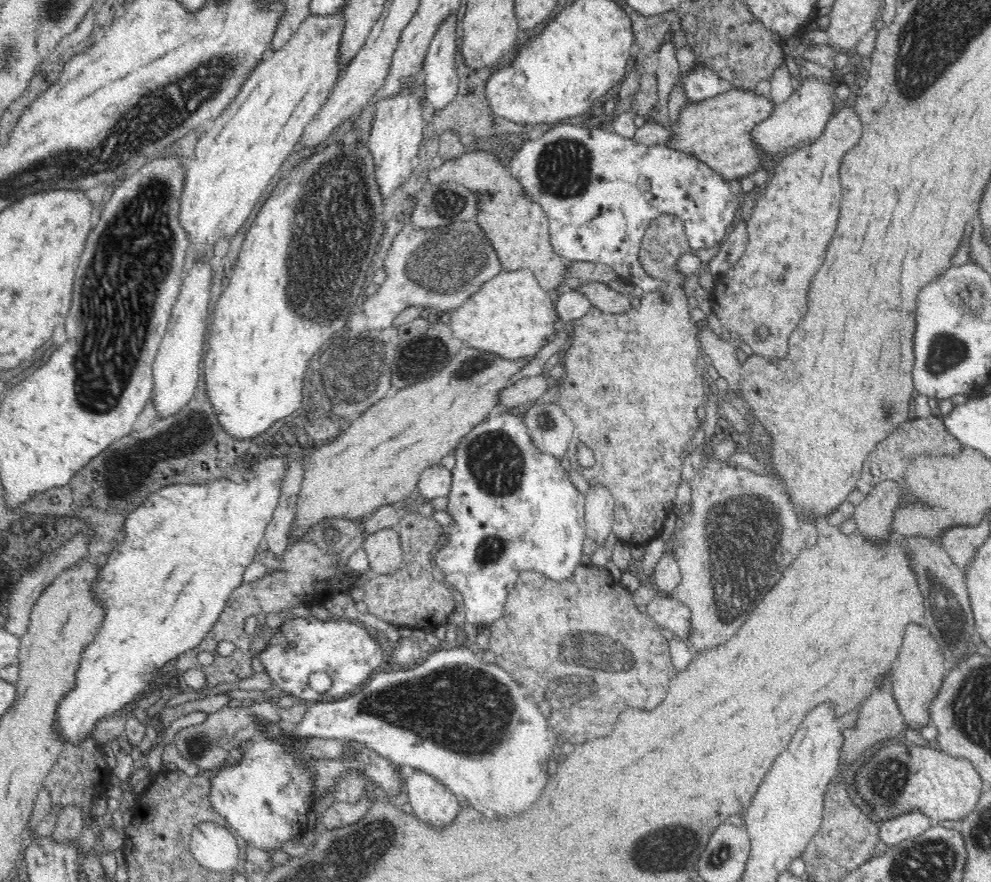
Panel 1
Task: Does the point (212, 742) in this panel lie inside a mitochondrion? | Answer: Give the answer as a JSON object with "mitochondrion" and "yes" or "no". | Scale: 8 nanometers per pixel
{"mitochondrion":"yes"}

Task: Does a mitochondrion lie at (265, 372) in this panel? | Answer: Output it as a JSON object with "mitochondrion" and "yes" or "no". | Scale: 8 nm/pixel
{"mitochondrion":"no"}

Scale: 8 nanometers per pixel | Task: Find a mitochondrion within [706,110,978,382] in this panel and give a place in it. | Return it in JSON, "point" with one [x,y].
{"point":[947,351]}

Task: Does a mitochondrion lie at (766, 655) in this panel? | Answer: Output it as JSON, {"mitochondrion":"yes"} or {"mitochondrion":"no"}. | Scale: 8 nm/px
{"mitochondrion":"no"}

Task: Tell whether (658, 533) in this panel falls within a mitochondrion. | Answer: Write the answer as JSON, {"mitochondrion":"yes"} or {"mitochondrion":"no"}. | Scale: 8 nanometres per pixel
{"mitochondrion":"no"}

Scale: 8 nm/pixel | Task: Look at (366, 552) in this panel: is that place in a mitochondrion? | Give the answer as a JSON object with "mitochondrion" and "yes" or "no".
{"mitochondrion":"no"}

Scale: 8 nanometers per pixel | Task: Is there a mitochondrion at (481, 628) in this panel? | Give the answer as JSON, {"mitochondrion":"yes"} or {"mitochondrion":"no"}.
{"mitochondrion":"no"}

